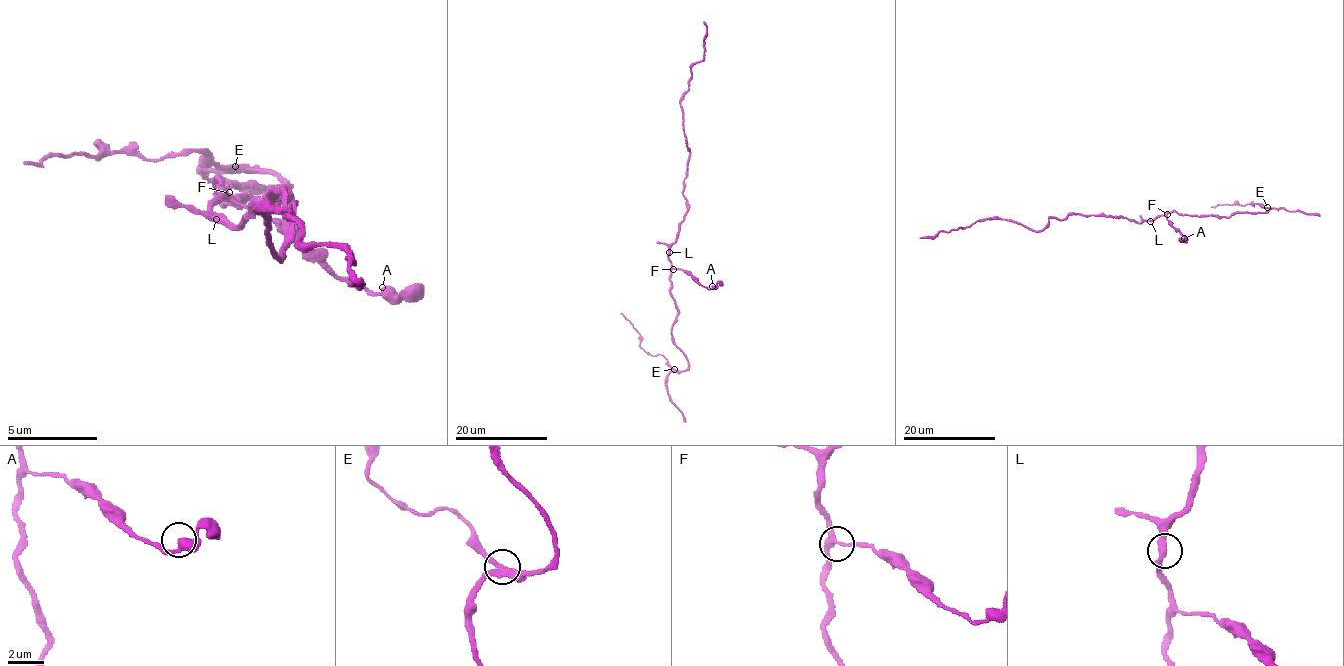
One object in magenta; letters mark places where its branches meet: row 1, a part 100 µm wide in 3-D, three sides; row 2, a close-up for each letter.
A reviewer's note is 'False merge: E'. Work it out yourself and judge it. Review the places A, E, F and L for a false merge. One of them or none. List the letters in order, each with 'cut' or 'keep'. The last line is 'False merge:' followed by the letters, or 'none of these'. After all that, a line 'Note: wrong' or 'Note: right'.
A: keep
E: cut
F: keep
L: keep
False merge: E
Note: right

